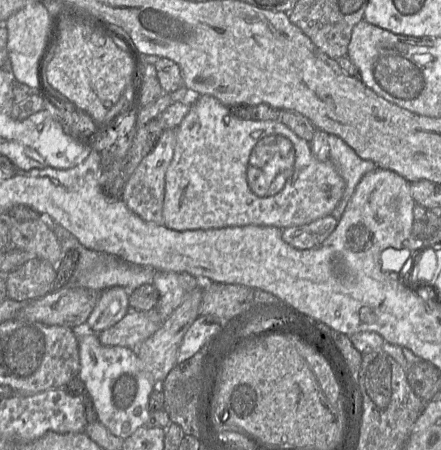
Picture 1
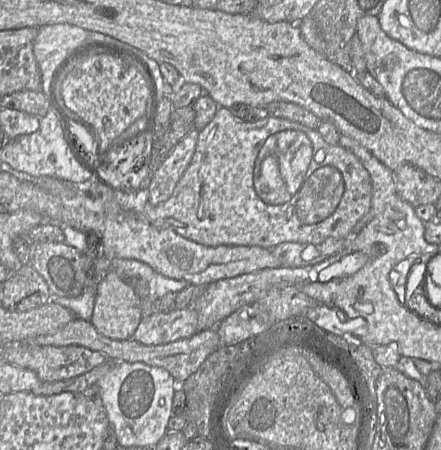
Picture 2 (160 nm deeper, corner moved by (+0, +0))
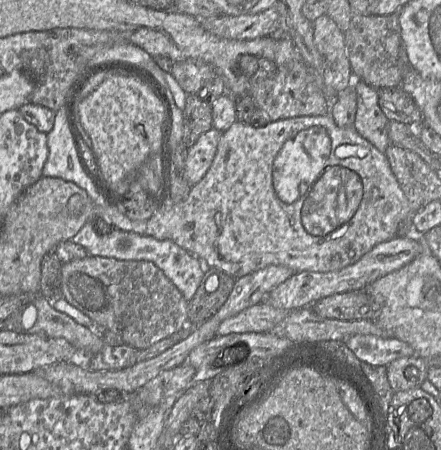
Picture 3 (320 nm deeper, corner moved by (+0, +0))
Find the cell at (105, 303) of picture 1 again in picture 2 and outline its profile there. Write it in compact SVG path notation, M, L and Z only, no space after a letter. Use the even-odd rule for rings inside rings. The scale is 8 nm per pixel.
M108 272L96 286L90 322L104 336L126 340L132 339L142 317L141 300L133 287L116 272Z

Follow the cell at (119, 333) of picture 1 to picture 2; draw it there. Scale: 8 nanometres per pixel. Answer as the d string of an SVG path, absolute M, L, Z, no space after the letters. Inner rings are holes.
M188 307L143 316L132 339L146 345L159 345L189 338L198 332L198 315Z

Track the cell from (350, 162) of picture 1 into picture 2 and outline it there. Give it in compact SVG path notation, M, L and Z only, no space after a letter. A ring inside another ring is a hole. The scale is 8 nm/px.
M341 135L338 144L355 154L369 172L372 182L371 219L383 211L387 198L397 193L394 172L353 138Z

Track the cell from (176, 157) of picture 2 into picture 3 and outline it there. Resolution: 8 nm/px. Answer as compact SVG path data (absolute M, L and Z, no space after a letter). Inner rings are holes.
M212 127L188 148L185 161L185 179L191 185L198 183L206 175L217 152L221 135L220 130Z

